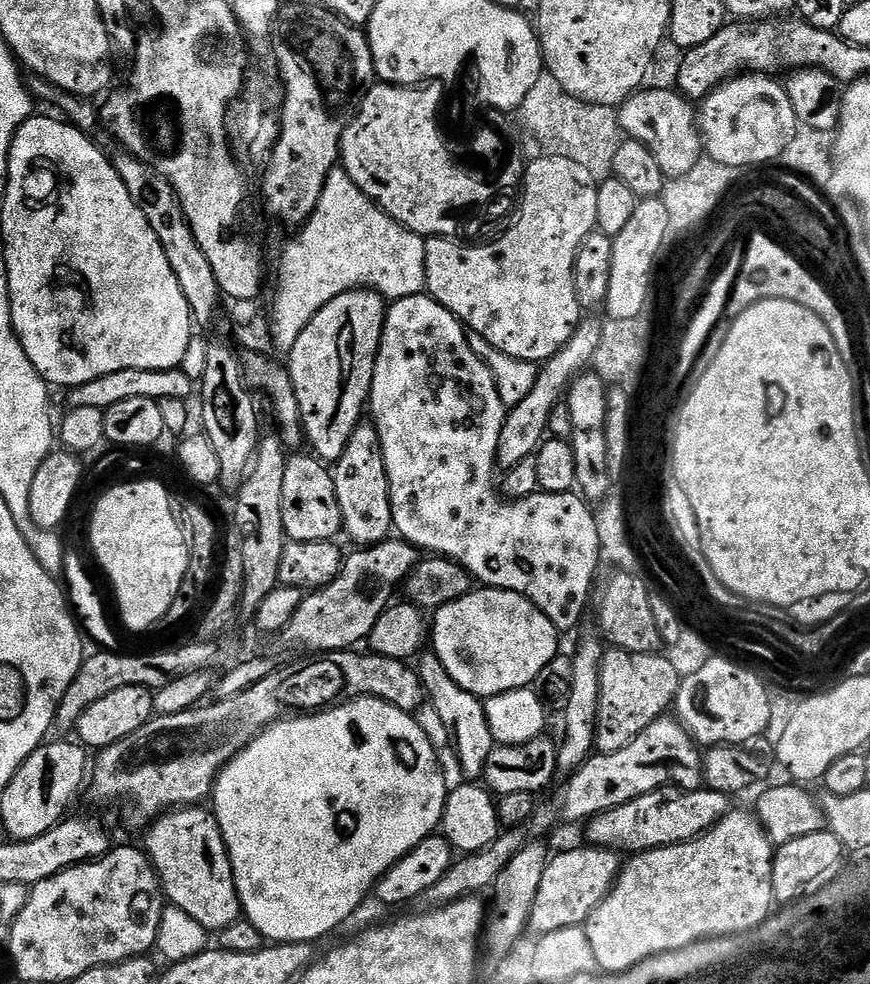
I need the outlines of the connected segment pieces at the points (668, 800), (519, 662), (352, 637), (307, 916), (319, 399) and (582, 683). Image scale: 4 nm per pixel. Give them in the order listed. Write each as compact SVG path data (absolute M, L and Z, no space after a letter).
M661 786L655 792L648 792L645 796L639 796L628 804L622 804L613 808L611 812L602 812L599 816L593 816L587 821L588 836L593 845L601 850L620 850L625 844L633 848L633 853L639 854L654 848L666 848L669 844L683 844L685 840L695 840L697 836L704 835L709 828L716 827L730 811L729 797L723 792L701 786L691 790L679 786Z
M477 587L462 598L446 606L435 609L436 621L430 624L430 644L433 644L434 655L446 666L450 678L470 694L481 698L497 696L510 690L527 688L535 685L538 674L561 651L561 633L546 618L544 612L534 607L531 602L516 592L503 592L501 588Z
M389 538L381 544L373 544L371 548L356 550L344 561L338 578L322 589L313 591L301 599L290 622L284 627L282 639L296 648L305 648L308 654L323 654L326 652L342 652L357 647L359 640L367 641L371 637L374 626L381 614L393 603L392 591L407 581L411 571L418 563L418 550L413 544L399 538Z
M360 696L346 704L337 704L335 708L311 714L297 714L271 724L224 765L214 785L214 815L220 823L220 832L228 847L228 857L232 860L232 873L236 879L243 915L260 931L265 941L285 944L316 942L319 936L334 931L363 902L364 895L367 892L369 895L376 881L393 864L398 863L407 852L417 848L427 836L433 835L441 827L450 784L444 781L444 772L436 758L438 752L432 748L426 734L420 729L415 715L398 710L398 706L385 700Z
M357 290L338 294L312 319L310 326L302 332L292 351L287 353L286 367L294 382L294 394L298 398L298 410L302 414L304 434L311 451L328 464L334 464L345 453L354 430L362 423L366 405L372 395L372 379L376 355L384 329L386 301L383 296L371 290Z
M599 635L584 636L571 653L574 666L574 682L570 682L570 702L562 709L564 716L564 745L559 745L556 766L561 773L571 774L593 755L596 742L596 719L598 718L598 694L600 693L600 671L606 644Z

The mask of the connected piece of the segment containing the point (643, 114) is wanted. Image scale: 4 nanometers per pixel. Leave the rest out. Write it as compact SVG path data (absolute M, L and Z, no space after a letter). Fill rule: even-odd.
M652 88L637 91L619 105L618 121L625 137L646 145L654 158L658 158L665 177L685 177L702 160L698 112L679 91Z

